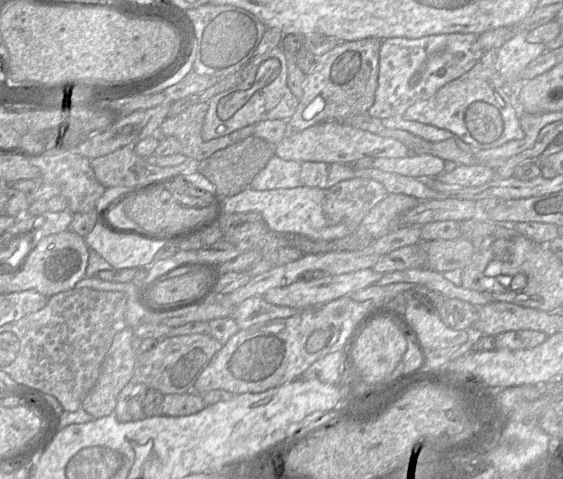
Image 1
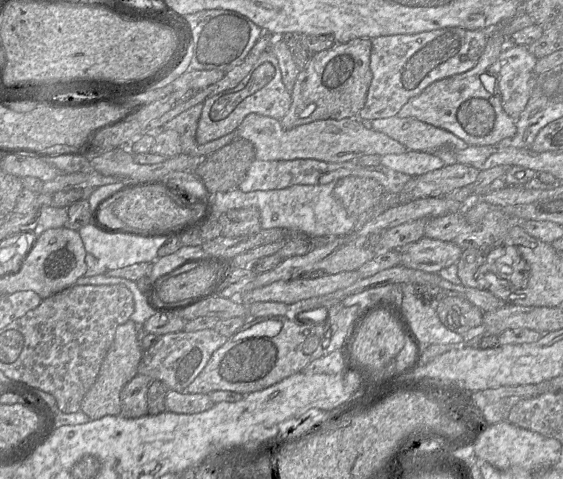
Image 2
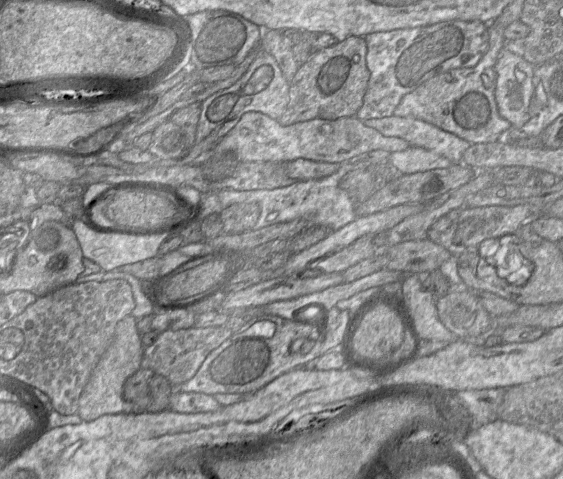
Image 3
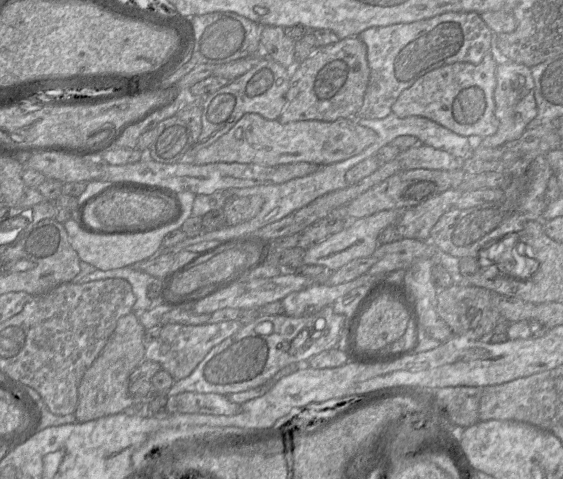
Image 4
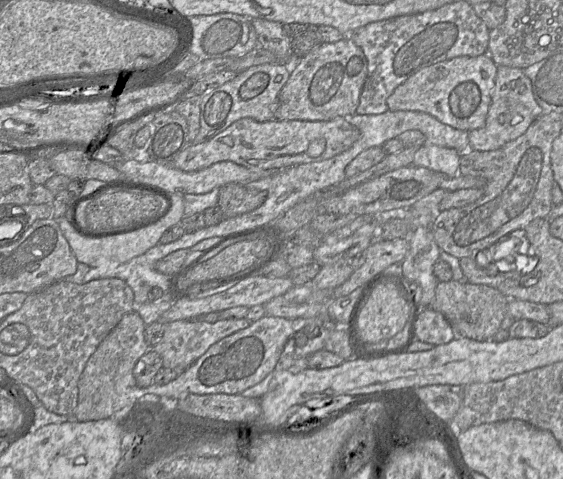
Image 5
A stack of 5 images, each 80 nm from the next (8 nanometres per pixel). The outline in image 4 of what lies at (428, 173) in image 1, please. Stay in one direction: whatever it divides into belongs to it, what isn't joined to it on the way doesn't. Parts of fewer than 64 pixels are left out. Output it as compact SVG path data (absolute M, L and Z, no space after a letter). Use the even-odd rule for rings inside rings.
M419 144L401 150L397 156L401 169L431 169L453 171L461 168L461 160L450 153Z

